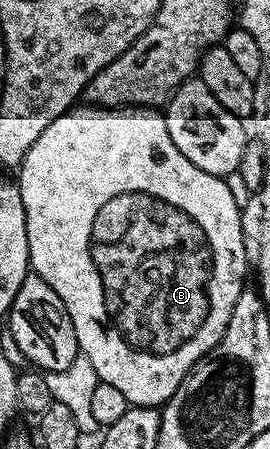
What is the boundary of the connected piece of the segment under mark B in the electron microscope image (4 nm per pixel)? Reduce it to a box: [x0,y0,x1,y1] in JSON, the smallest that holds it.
[19,108,247,407]

